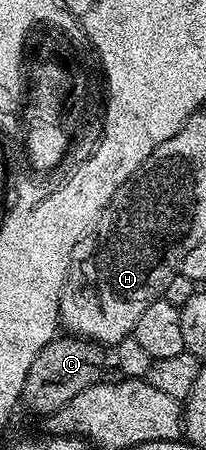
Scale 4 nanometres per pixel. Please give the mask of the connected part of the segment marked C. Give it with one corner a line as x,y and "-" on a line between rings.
69,333
59,334
32,361
32,369
28,369
28,377
24,381
21,402
26,403
30,411
38,415
49,417
59,411
76,393
84,393
92,385
103,382
108,363
108,351
103,344
94,342
93,339
84,339
81,335

